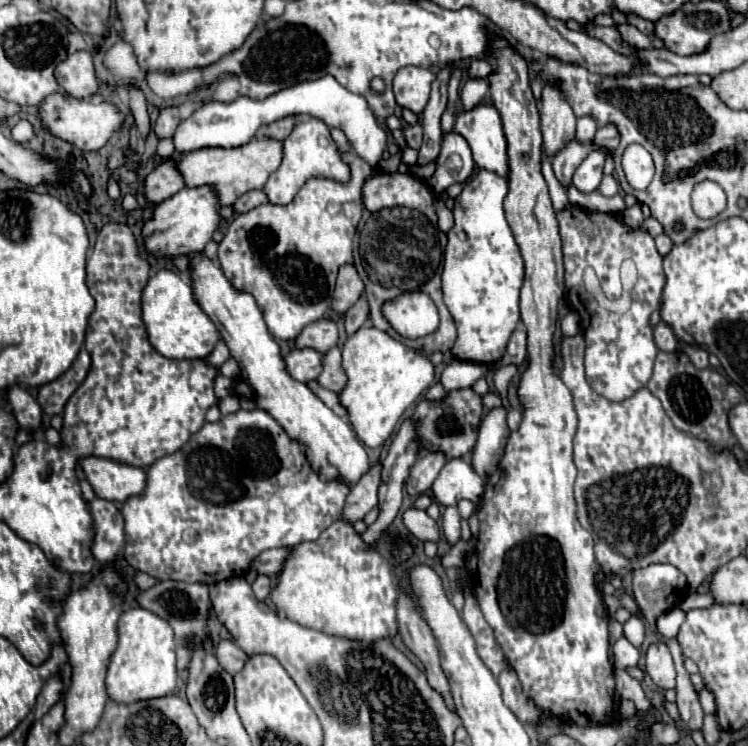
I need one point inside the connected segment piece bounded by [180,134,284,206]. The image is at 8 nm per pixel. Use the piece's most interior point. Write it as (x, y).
(232, 171)

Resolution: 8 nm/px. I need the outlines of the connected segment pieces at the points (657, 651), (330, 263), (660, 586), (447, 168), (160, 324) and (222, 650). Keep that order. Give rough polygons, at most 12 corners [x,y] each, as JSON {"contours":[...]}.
{"contours":[[[650,644],[646,672],[664,690],[676,686],[666,644]],[[374,168],[238,214],[218,248],[270,334],[324,316]],[[672,564],[632,572],[642,616],[656,624],[684,600],[688,582]],[[446,134],[428,180],[436,194],[466,182],[472,152],[460,134]],[[160,270],[142,292],[150,344],[208,358],[220,332],[190,284]],[[230,640],[216,646],[216,658],[228,674],[244,668],[248,656]]]}

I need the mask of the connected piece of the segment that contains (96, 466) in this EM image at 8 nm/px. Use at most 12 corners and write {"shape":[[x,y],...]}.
{"shape":[[84,458],[96,494],[124,502],[146,488],[146,470]]}

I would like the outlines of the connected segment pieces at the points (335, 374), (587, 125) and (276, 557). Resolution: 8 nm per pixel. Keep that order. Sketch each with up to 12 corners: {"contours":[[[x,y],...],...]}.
{"contours":[[[340,350],[324,354],[324,370],[318,384],[342,392],[346,374],[340,364]],[[592,116],[578,118],[576,140],[592,142],[598,124]],[[292,548],[262,552],[254,566],[258,574],[278,580]]]}

